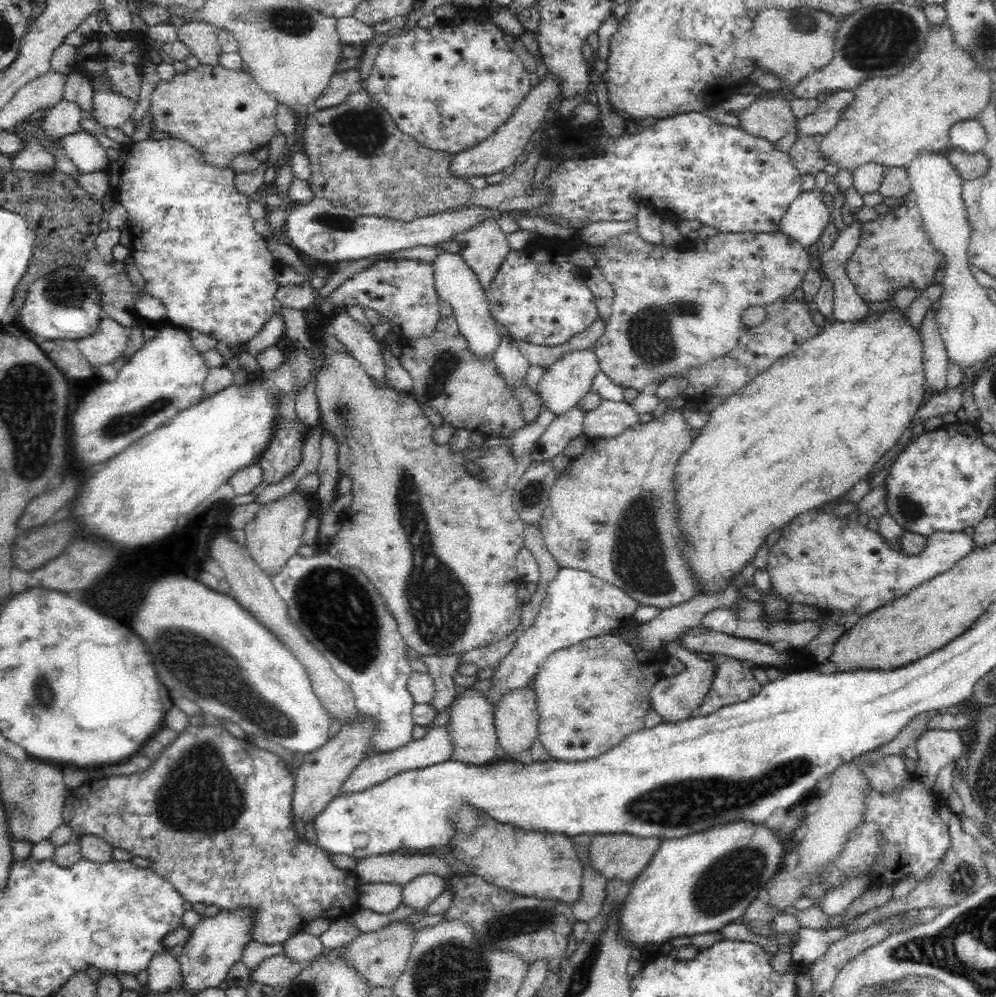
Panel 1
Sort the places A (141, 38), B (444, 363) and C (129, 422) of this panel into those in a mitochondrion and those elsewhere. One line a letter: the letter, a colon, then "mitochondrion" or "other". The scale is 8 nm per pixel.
A: other
B: mitochondrion
C: mitochondrion

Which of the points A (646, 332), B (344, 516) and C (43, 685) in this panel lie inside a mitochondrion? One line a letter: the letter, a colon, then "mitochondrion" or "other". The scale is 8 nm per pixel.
A: mitochondrion
B: other
C: mitochondrion

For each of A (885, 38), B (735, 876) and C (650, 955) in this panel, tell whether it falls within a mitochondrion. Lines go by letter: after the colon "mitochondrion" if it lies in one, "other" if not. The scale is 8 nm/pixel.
A: mitochondrion
B: mitochondrion
C: other

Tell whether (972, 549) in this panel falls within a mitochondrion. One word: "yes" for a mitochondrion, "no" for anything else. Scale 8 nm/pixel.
no

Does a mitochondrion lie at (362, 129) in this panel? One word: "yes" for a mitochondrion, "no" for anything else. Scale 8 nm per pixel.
yes

